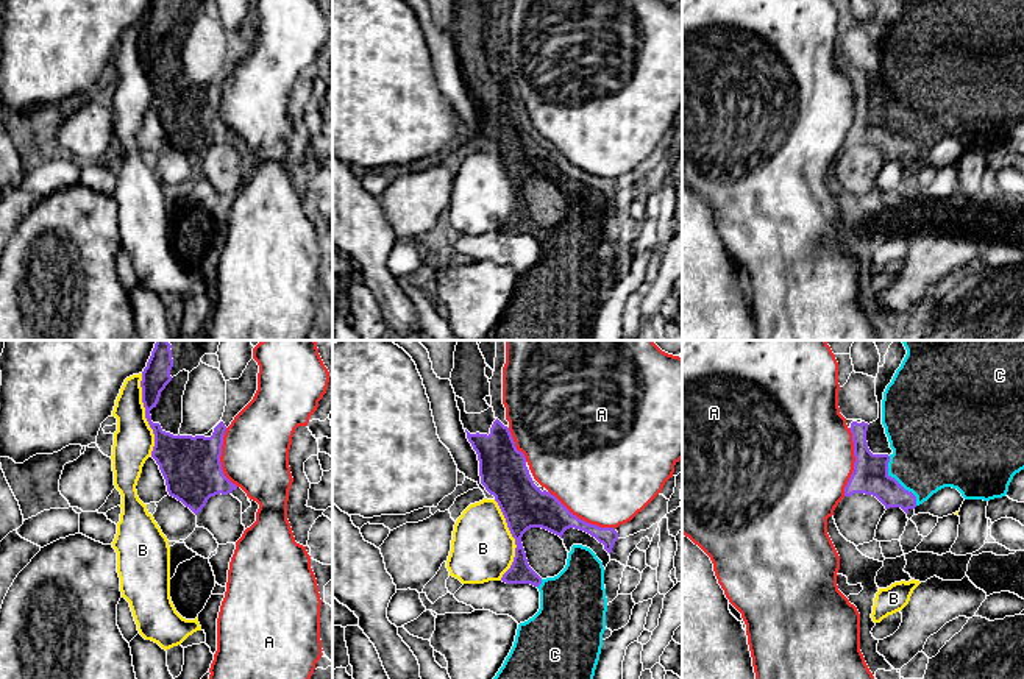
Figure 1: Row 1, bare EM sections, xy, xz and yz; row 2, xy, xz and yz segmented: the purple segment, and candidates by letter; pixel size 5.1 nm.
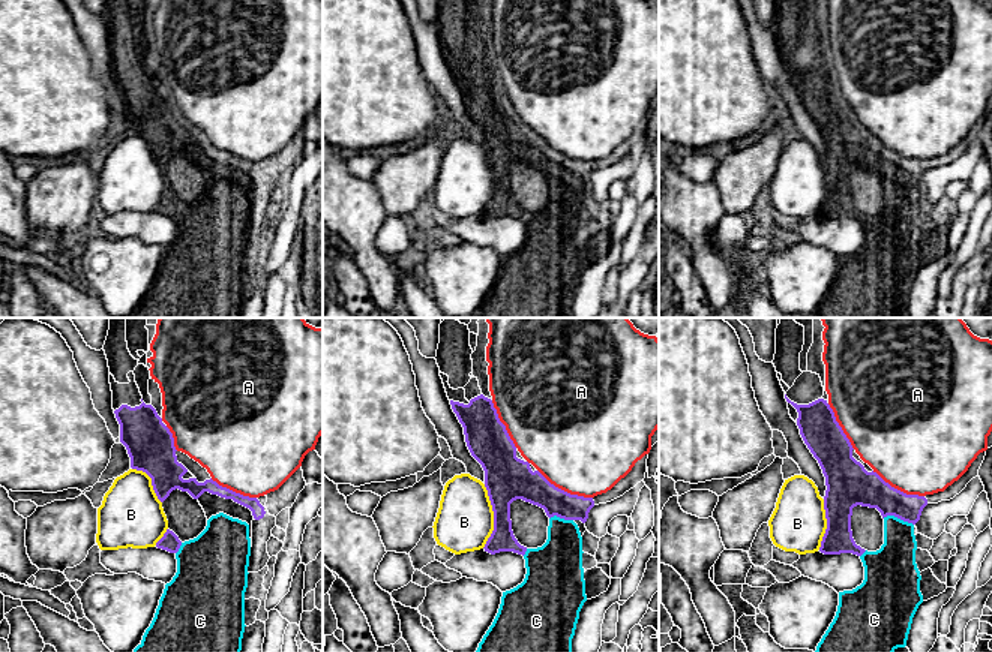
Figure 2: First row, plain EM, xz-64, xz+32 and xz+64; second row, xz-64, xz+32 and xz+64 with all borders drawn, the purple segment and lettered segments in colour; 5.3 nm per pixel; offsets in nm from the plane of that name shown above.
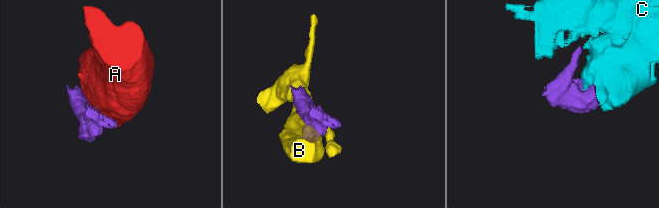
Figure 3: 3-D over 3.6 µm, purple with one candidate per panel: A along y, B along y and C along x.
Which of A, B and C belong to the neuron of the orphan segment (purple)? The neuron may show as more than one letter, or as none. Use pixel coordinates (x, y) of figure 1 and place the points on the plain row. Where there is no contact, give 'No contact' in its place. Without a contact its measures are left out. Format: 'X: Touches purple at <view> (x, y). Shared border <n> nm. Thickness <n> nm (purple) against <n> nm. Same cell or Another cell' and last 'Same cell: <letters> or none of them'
A: Touches purple at yz (854, 113). Shared border 360 nm. Thickness 190 nm (purple) against 500 nm. Another cell
B: Touches purple at xy (145, 64). Shared border 420 nm. Thickness 190 nm (purple) against 200 nm. Another cell
C: Touches purple at yz (896, 131). Shared border 300 nm. Thickness 190 nm (purple) against 420 nm. Same cell
Same cell: C

